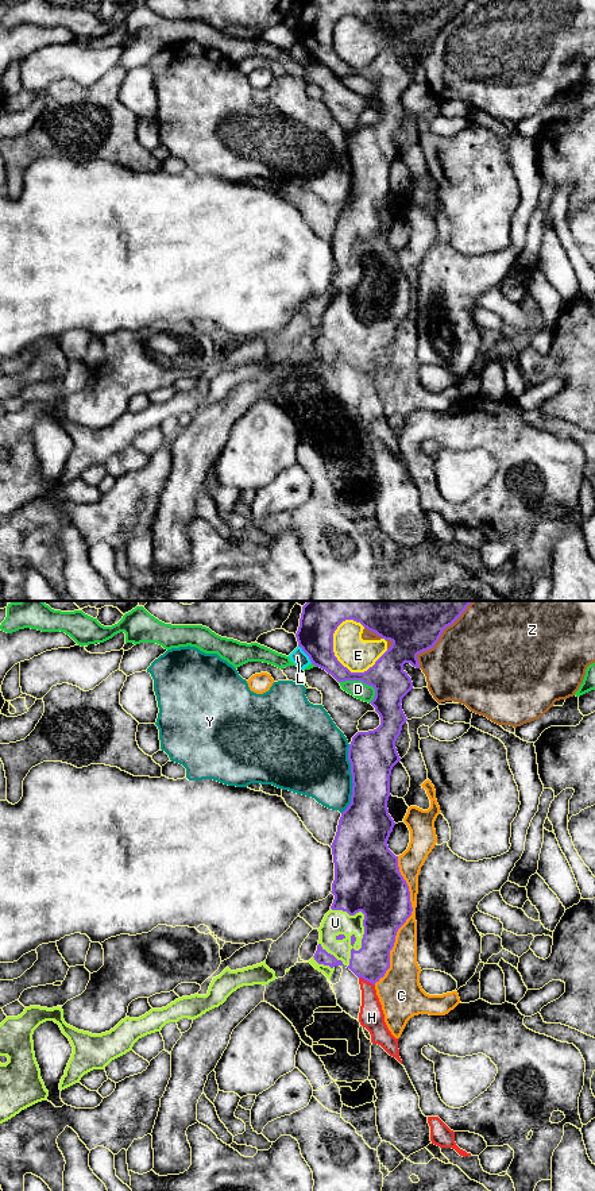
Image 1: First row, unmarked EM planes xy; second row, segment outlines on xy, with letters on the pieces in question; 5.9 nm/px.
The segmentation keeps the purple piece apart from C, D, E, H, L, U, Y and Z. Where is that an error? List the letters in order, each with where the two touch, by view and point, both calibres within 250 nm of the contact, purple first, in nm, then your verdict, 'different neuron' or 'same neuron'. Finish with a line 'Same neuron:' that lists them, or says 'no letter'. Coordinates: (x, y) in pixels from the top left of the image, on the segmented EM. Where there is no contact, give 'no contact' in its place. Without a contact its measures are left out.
C: xy (405, 921) | 320/160 nm | different neuron
D: xy (360, 679) | 220/100 nm | different neuron
E: xy (348, 670) | 200/200 nm | different neuron
H: xy (367, 981) | 200/150 nm | different neuron
L: xy (305, 652) | 240/90 nm | different neuron
U: xy (364, 928) | 340/150 nm | same neuron
Y: xy (352, 779) | 280/400 nm | different neuron
Z: xy (439, 638) | 480/500 nm | different neuron
Same neuron: U

